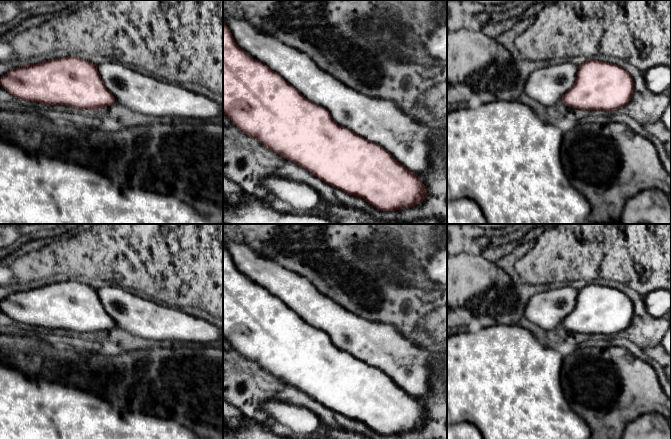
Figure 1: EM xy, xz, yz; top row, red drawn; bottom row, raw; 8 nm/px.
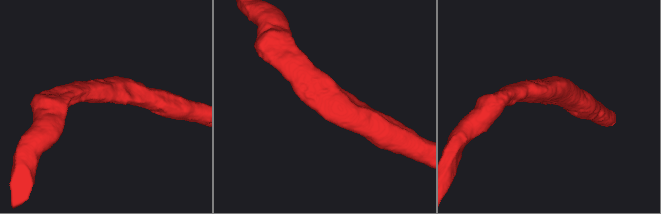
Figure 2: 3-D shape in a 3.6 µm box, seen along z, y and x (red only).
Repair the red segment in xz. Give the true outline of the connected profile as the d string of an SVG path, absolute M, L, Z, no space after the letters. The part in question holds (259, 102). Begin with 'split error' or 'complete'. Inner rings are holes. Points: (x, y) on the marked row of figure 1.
complete; M223 22L223 113L233 124L268 149L294 162L325 183L364 199L381 211L396 211L421 203L428 193L417 173L408 170L383 147L339 126L330 113L305 98L268 66L254 59L235 42Z

